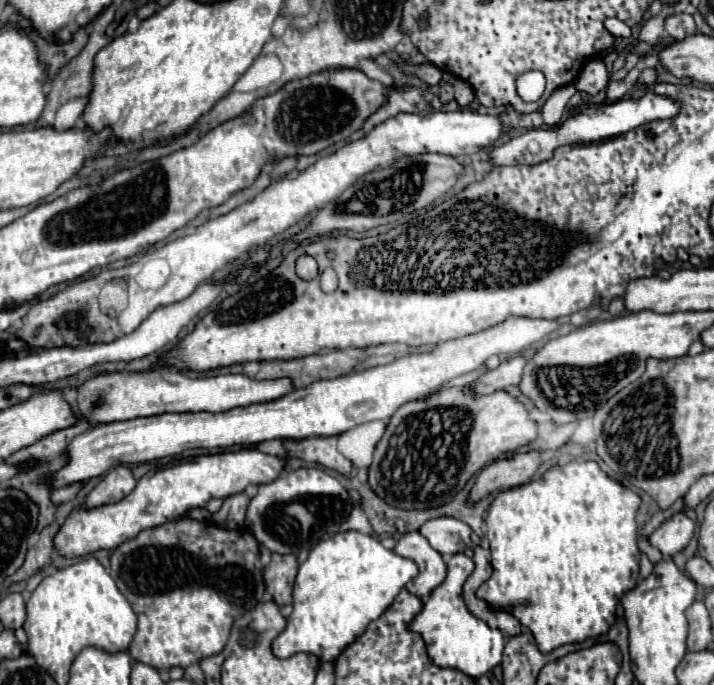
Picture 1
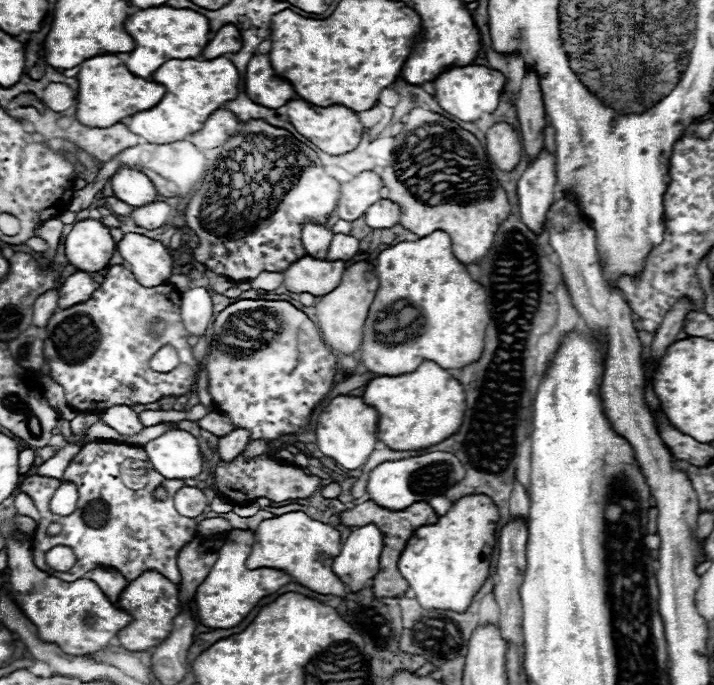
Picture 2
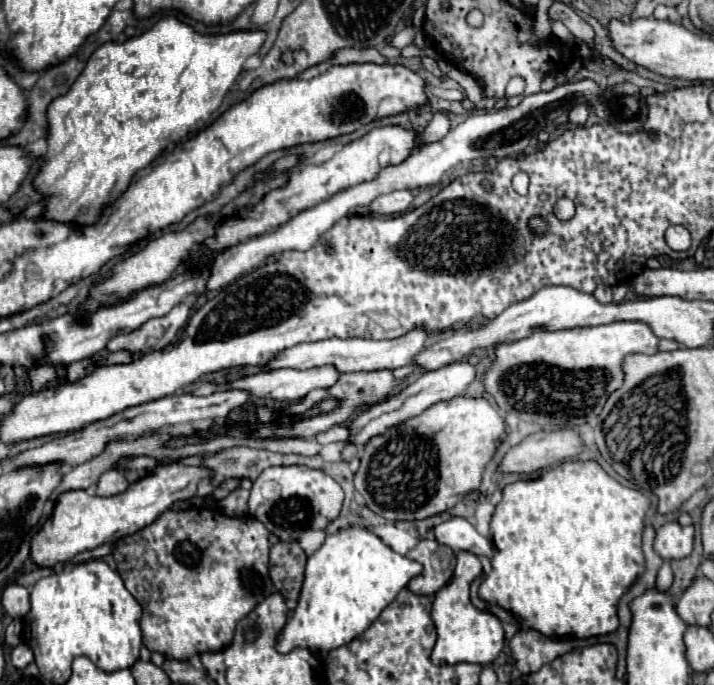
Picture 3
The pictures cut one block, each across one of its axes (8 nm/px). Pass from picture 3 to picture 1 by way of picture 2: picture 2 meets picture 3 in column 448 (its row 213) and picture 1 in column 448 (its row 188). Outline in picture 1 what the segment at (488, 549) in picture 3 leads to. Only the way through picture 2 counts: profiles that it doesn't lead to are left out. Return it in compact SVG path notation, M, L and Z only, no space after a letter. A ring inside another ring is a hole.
M434 518L428 520L420 534L436 548L442 556L452 556L464 552L466 548L474 548L472 542L472 528L456 518Z

